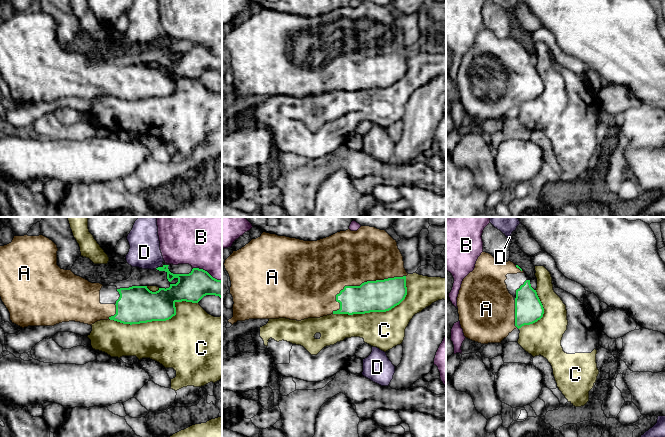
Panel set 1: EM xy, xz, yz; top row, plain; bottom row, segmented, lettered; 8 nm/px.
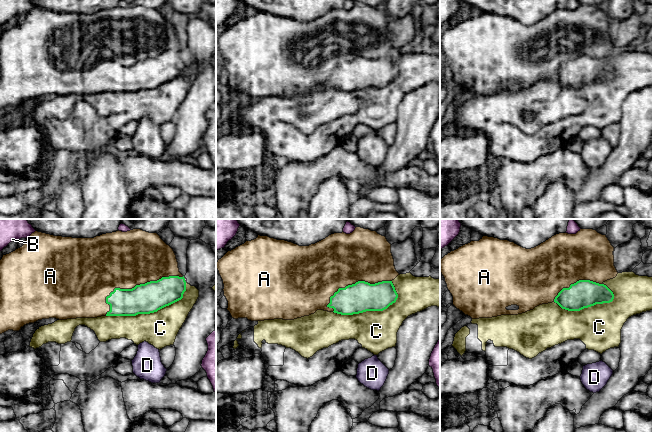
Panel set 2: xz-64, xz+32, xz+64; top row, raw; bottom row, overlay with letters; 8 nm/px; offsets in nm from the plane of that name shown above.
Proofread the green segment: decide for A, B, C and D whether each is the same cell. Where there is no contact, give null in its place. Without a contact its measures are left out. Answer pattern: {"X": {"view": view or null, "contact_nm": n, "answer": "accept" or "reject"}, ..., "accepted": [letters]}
{"A": {"view": "xz", "contact_nm": 650, "answer": "accept"}, "B": {"view": "xy", "contact_nm": 260, "answer": "reject"}, "C": {"view": "xy", "contact_nm": 750, "answer": "reject"}, "D": {"view": "xy", "contact_nm": 40, "answer": "reject"}, "accepted": ["A"]}

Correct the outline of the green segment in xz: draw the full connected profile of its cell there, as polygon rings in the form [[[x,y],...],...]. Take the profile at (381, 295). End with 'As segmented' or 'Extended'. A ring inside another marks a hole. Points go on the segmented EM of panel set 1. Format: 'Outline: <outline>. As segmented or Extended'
Outline: [[[361,226],[357,231],[337,232],[317,241],[304,241],[263,232],[260,237],[233,253],[225,260],[233,297],[232,325],[249,319],[301,321],[331,314],[365,314],[386,312],[399,305],[407,295],[403,256],[397,242],[385,230]]]. Extended

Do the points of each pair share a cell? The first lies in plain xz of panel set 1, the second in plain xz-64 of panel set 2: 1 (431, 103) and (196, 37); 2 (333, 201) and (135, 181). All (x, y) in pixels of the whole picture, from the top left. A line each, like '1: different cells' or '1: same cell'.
1: same cell
2: different cells

